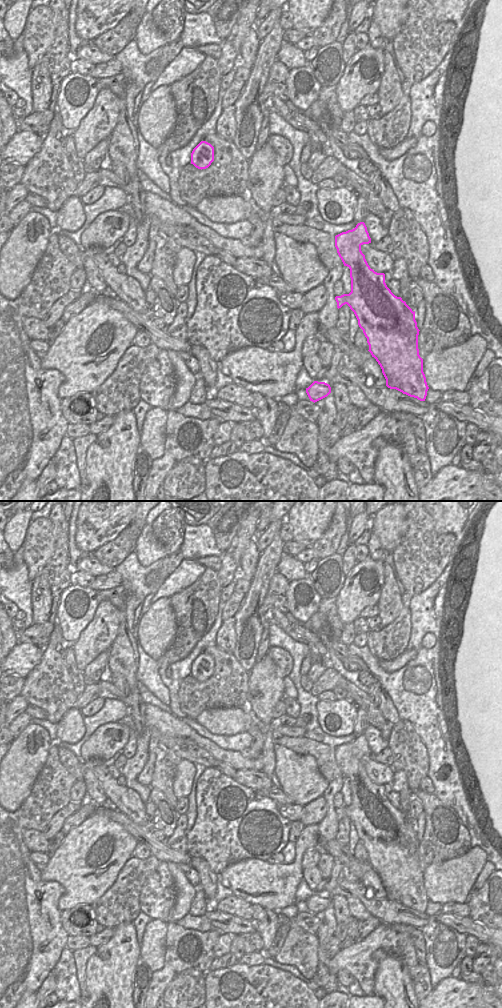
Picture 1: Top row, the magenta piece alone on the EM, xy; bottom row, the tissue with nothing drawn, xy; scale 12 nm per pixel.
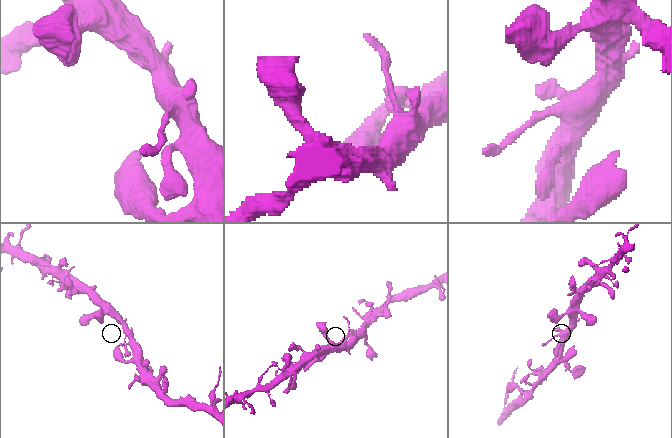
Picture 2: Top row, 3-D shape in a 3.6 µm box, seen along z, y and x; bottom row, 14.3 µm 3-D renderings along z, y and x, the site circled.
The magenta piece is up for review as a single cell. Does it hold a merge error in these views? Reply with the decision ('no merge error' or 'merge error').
no merge error

